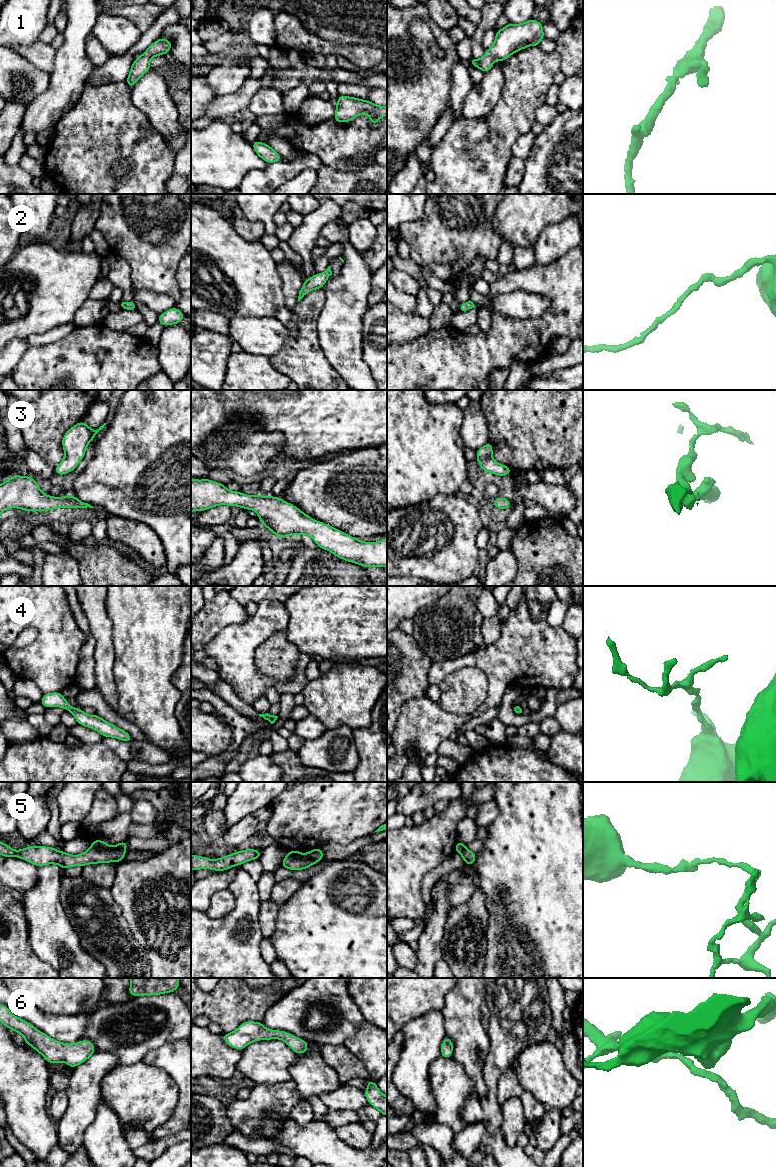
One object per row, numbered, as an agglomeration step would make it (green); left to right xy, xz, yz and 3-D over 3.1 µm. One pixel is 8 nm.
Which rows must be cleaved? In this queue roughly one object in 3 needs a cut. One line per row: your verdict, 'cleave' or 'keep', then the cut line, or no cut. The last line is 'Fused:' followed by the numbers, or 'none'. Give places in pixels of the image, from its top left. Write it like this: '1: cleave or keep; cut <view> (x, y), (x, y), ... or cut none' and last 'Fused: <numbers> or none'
1: keep; cut none
2: keep; cut none
3: keep; cut none
4: keep; cut none
5: cleave; cut xz (306, 854), (318, 861)
6: keep; cut none
Fused: 5

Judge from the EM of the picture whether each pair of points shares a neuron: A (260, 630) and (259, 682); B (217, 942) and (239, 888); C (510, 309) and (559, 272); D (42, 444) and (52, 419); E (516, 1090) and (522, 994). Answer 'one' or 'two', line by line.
A: one
B: one
C: two
D: one
E: two

